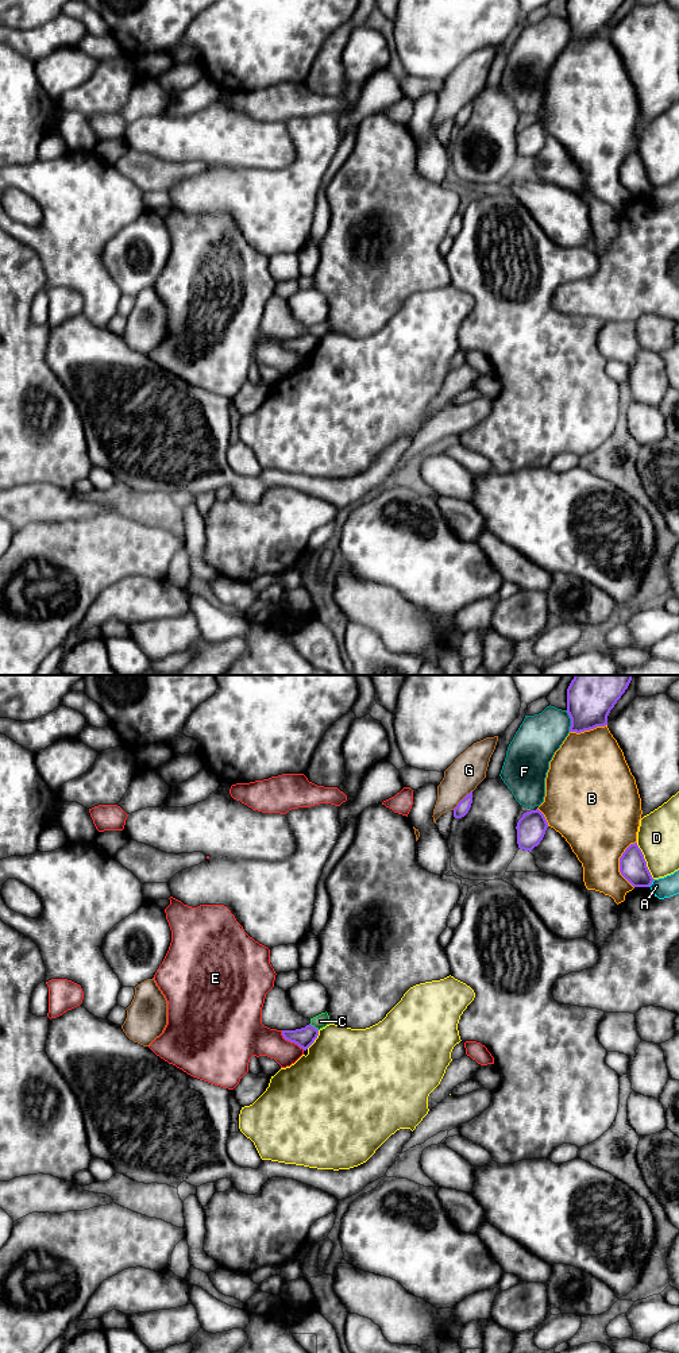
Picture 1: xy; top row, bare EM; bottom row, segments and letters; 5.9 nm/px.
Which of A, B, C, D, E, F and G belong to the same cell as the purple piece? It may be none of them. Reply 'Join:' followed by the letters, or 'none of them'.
Join: none of them

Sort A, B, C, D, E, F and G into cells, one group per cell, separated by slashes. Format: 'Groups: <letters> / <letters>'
Groups: A / B / C / D / E / F / G

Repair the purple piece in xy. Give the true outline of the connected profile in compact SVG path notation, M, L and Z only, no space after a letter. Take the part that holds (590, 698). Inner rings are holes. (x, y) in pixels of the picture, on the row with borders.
M575 675L567 689L570 732L607 725L607 716L628 689L632 675Z

